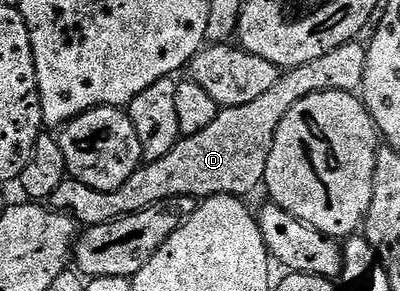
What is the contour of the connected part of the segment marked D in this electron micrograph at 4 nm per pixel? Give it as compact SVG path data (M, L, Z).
M362 42L336 46L336 50L312 62L304 62L298 68L285 71L276 86L272 86L272 90L256 102L222 108L216 119L204 126L204 130L179 139L178 145L164 154L164 158L143 163L138 172L124 182L124 186L105 192L88 186L82 180L67 178L48 197L49 203L57 211L73 216L79 225L93 226L131 216L145 208L174 202L183 196L249 197L249 192L265 181L268 162L274 153L274 139L288 110L292 110L296 102L308 98L308 94L328 91L357 93L364 82L367 53L367 45Z

